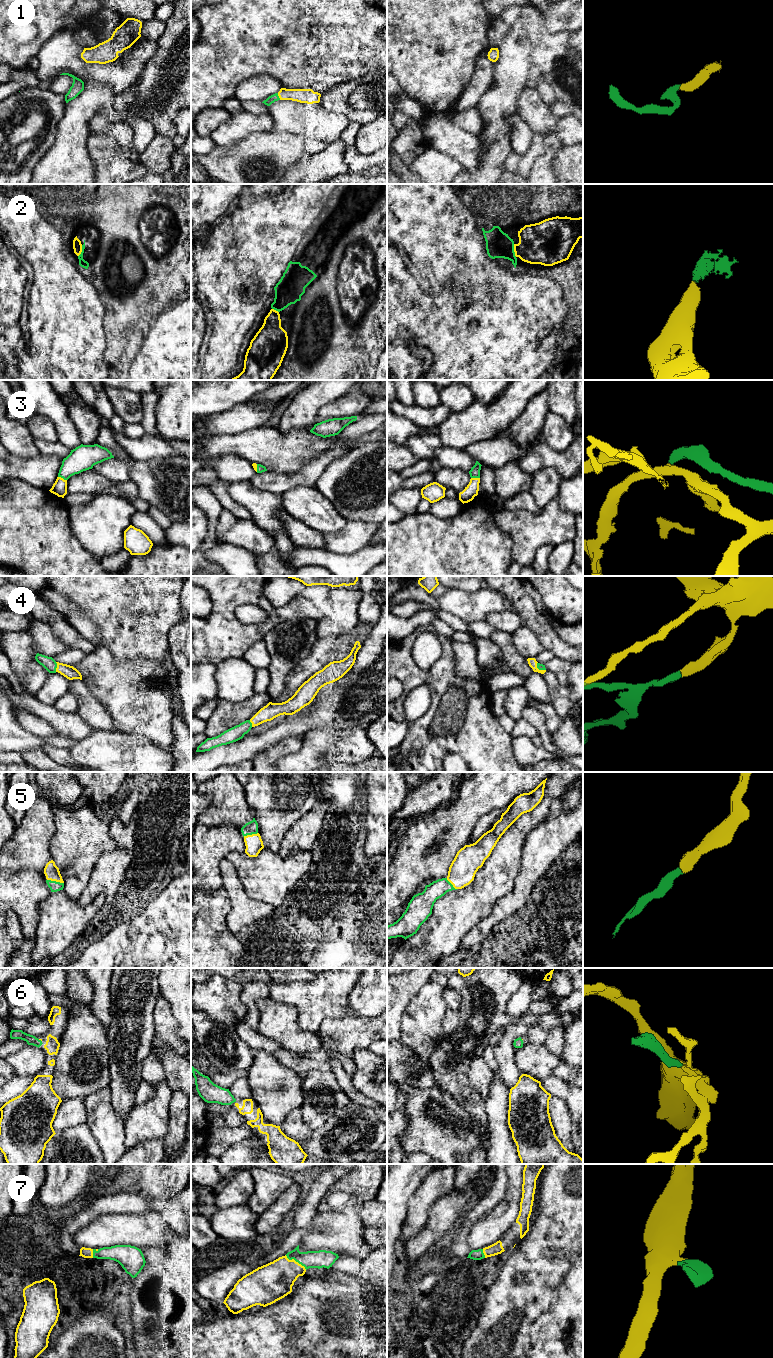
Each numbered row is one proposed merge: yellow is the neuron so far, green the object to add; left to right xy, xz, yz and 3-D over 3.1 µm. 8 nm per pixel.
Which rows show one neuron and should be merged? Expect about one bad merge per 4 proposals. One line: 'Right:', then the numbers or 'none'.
Right: 1, 2, 3, 4, 5, 6, 7

